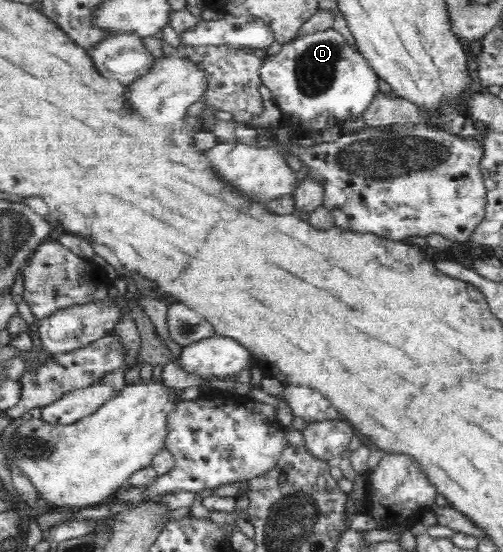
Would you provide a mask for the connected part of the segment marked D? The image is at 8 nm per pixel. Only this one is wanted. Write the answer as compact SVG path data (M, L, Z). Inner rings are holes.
M335 28L300 33L293 40L284 42L277 54L264 58L261 71L262 84L270 90L272 99L282 112L281 124L296 134L304 134L312 128L323 130L333 126L345 130L359 124L363 112L373 104L375 96L379 95L379 79L369 61Z

